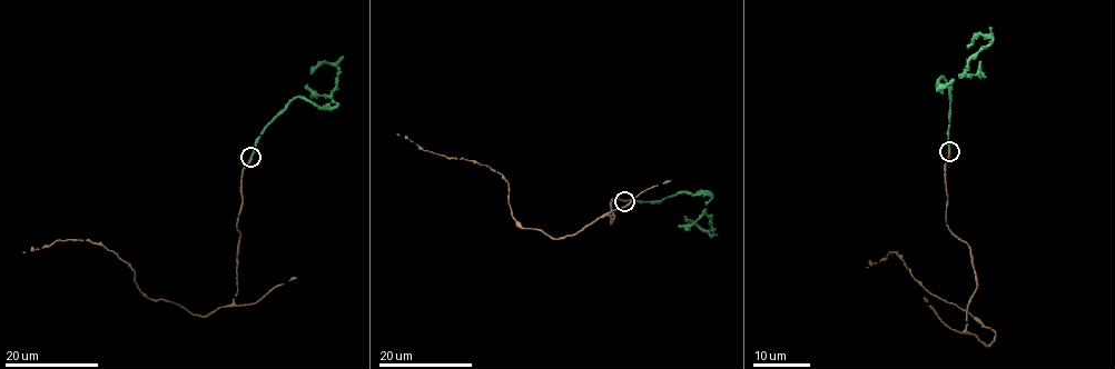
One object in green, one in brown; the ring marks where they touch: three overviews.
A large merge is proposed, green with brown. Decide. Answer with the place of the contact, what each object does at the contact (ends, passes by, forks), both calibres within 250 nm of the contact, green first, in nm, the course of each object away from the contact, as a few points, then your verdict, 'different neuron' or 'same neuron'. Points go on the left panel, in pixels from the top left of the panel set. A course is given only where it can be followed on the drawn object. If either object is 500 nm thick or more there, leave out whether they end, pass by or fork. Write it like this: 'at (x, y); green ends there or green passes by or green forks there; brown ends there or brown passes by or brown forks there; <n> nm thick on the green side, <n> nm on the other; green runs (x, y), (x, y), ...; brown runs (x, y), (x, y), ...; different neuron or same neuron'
at (250, 157); green ends there; brown ends there; 320 nm thick on the green side, 440 nm on the other; green runs (252, 157), (262, 130), (296, 98), (334, 107), (331, 92), (339, 69), (321, 62), (309, 73); brown runs (252, 157), (242, 171), (237, 293), (201, 316), (150, 299), (135, 270), (101, 245), (57, 240), (23, 251); same neuron

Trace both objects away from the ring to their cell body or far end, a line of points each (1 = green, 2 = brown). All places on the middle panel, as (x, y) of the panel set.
1: (625, 200), (661, 201), (681, 192), (708, 193), (704, 212), (713, 233), (683, 216)
2: (625, 200), (612, 198), (610, 222), (605, 215), (553, 238), (512, 215), (500, 173), (397, 133)

